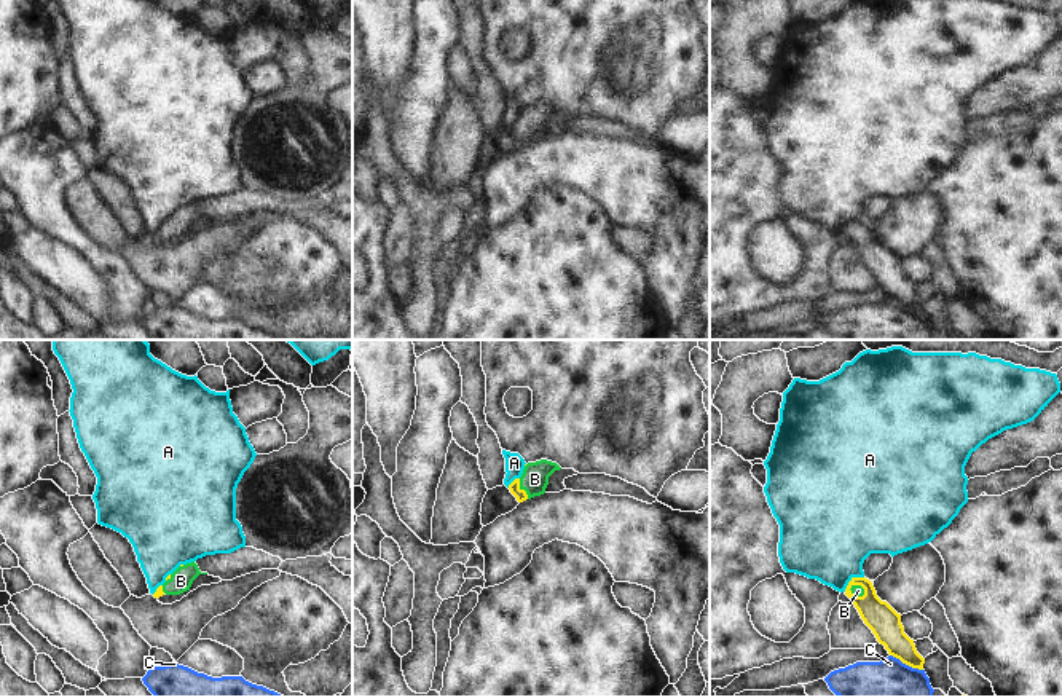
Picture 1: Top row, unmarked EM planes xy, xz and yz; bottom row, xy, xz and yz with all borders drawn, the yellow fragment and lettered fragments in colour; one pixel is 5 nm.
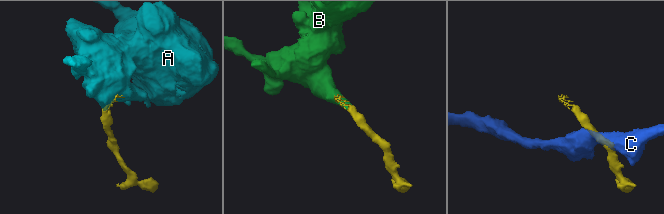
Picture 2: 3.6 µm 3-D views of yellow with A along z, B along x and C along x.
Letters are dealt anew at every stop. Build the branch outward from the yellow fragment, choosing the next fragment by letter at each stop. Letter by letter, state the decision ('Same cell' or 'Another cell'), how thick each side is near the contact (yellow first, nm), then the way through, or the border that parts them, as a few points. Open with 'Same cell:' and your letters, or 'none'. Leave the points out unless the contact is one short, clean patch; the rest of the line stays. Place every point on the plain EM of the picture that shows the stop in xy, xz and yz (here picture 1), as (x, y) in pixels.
Same cell: B
A: Another cell. Thickness 160 nm (yellow) against 440 nm
B: Same cell. Thickness 60 nm (yellow) against 140 nm
C: Another cell. Thickness 160 nm (yellow) against 360 nm. Boundary: yz (890, 297), (922, 313)

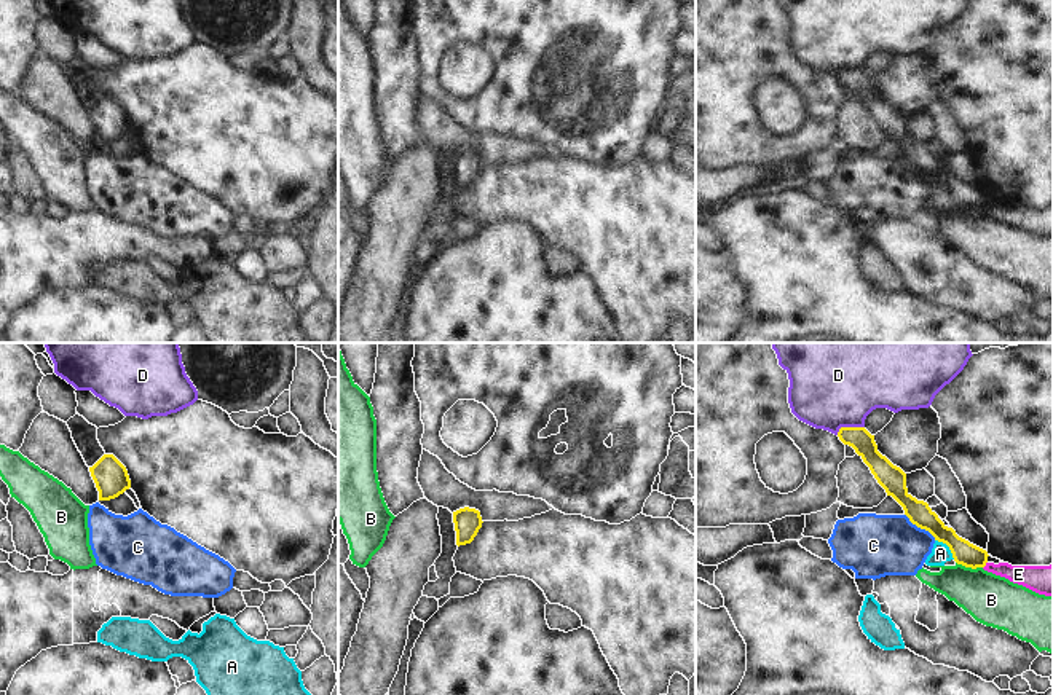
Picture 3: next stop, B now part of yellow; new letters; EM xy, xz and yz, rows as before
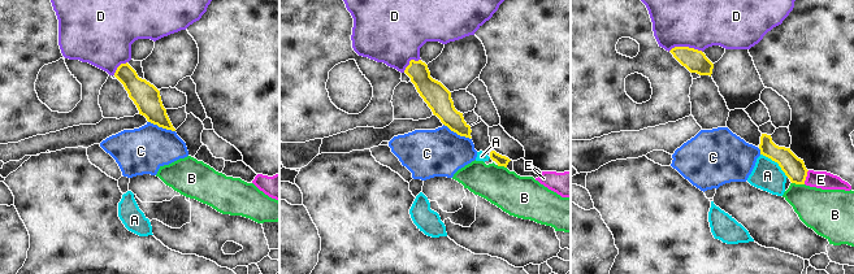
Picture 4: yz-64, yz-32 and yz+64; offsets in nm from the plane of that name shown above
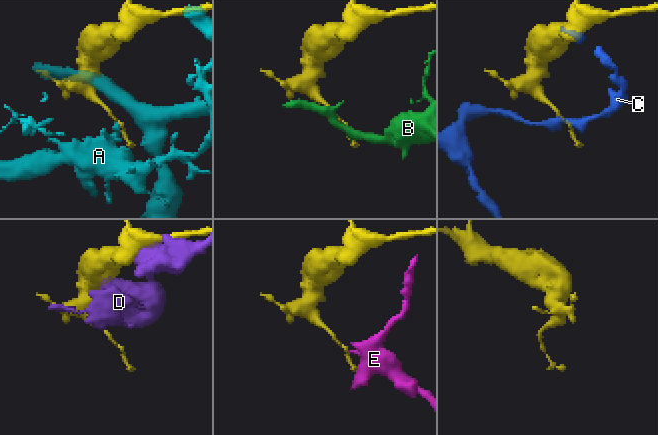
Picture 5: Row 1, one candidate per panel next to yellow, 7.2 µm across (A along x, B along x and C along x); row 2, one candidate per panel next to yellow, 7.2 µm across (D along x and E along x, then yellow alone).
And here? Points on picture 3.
Same cell: none
A: Another cell. Thickness 120 nm (yellow) against 100 nm
B: Another cell. Thickness 120 nm (yellow) against 260 nm
C: Another cell. Thickness 120 nm (yellow) against 320 nm. Boundary: yz (905, 157), (935, 182)
D: Another cell. Thickness 120 nm (yellow) against 360 nm
E: Another cell. Thickness 120 nm (yellow) against 120 nm. Boundary: yz (986, 204), (983, 211)

